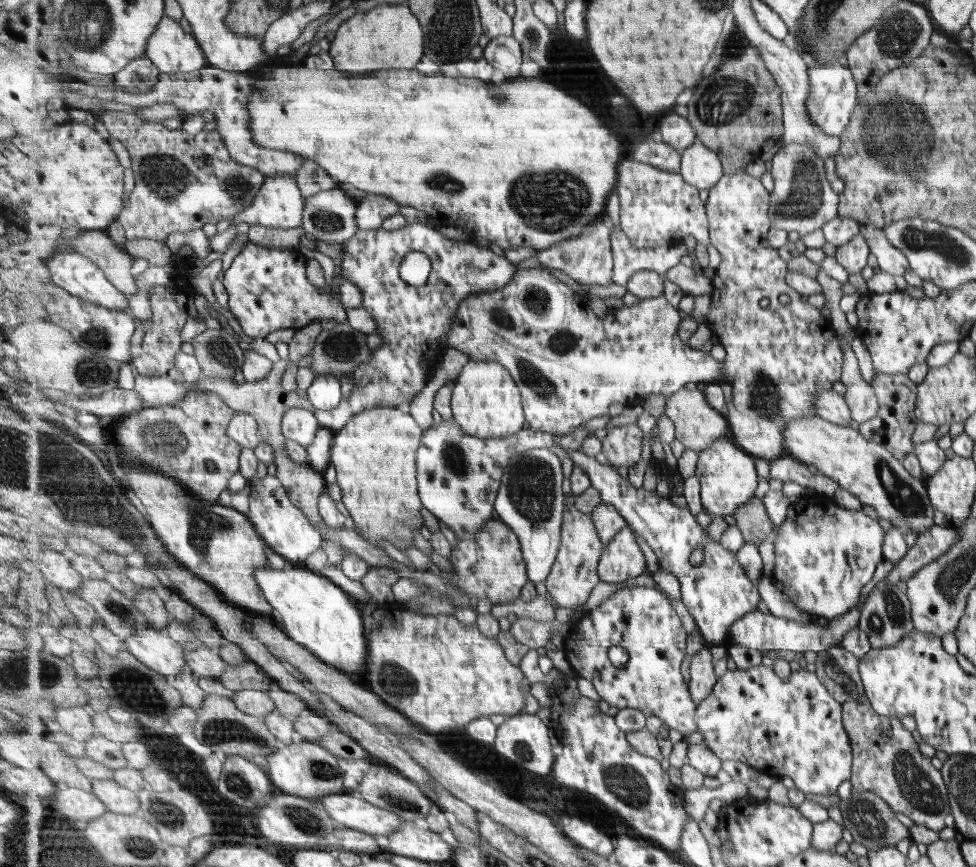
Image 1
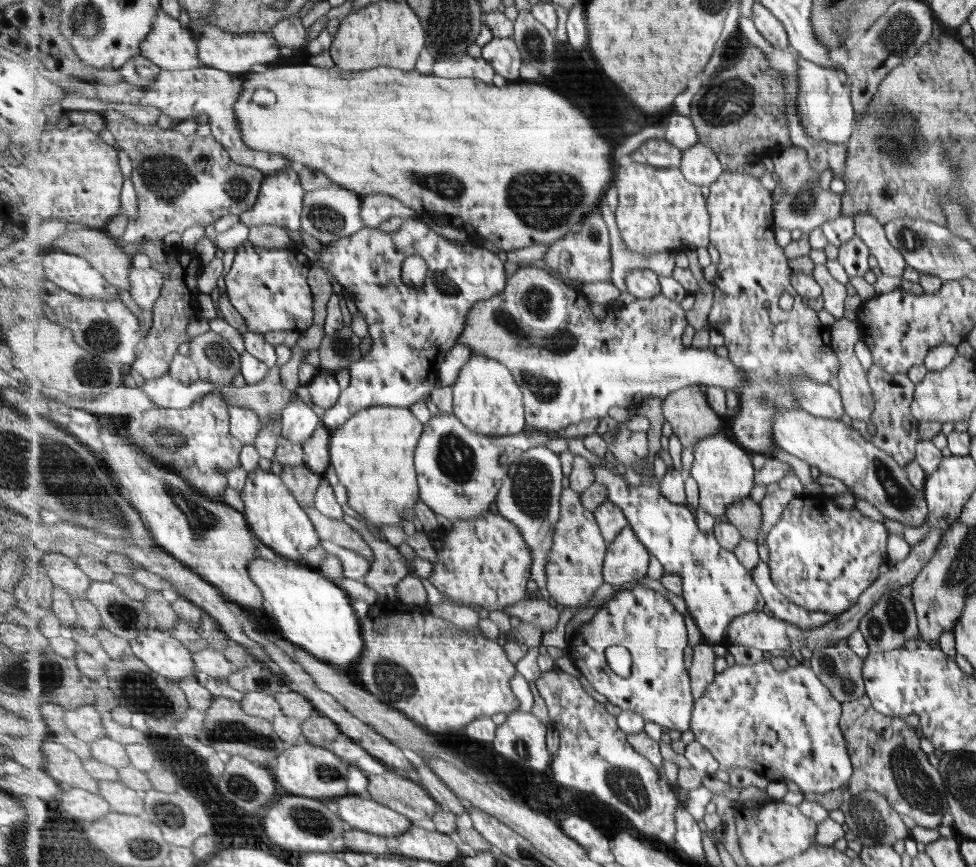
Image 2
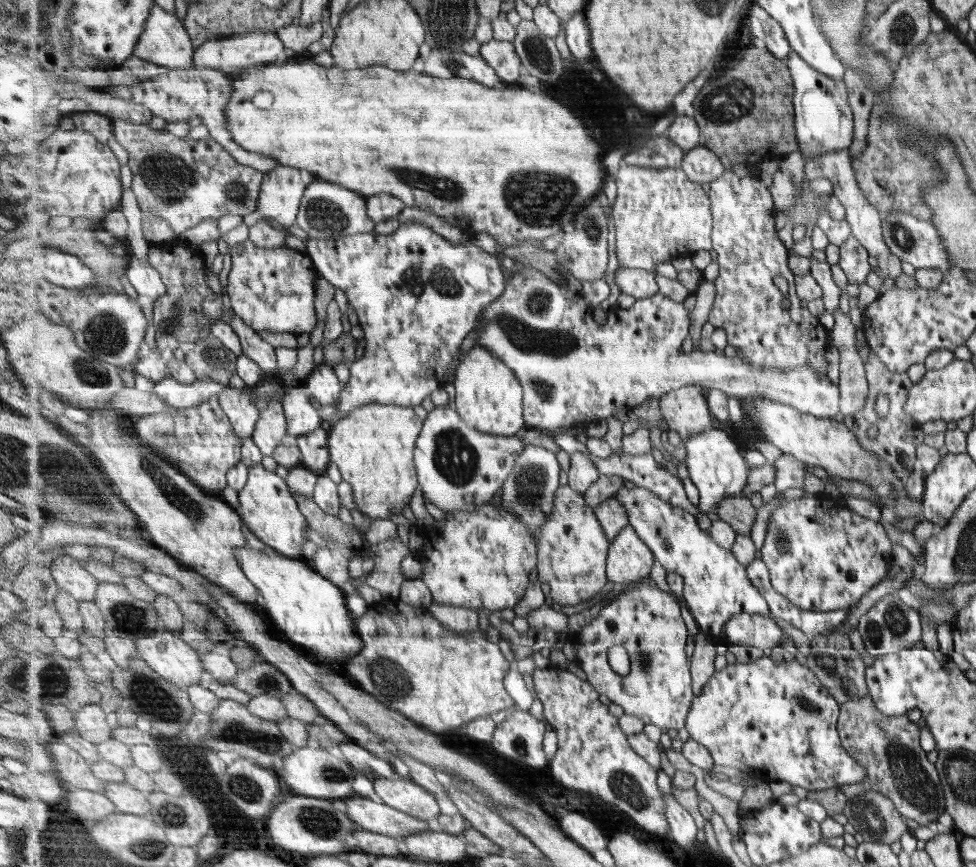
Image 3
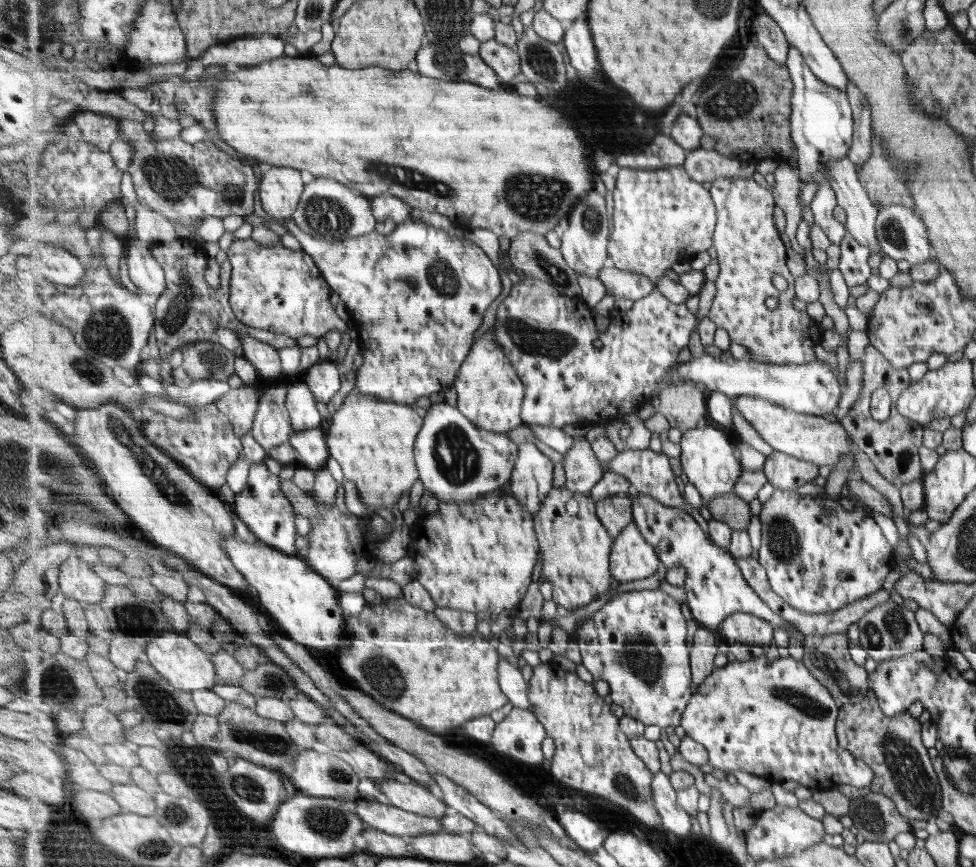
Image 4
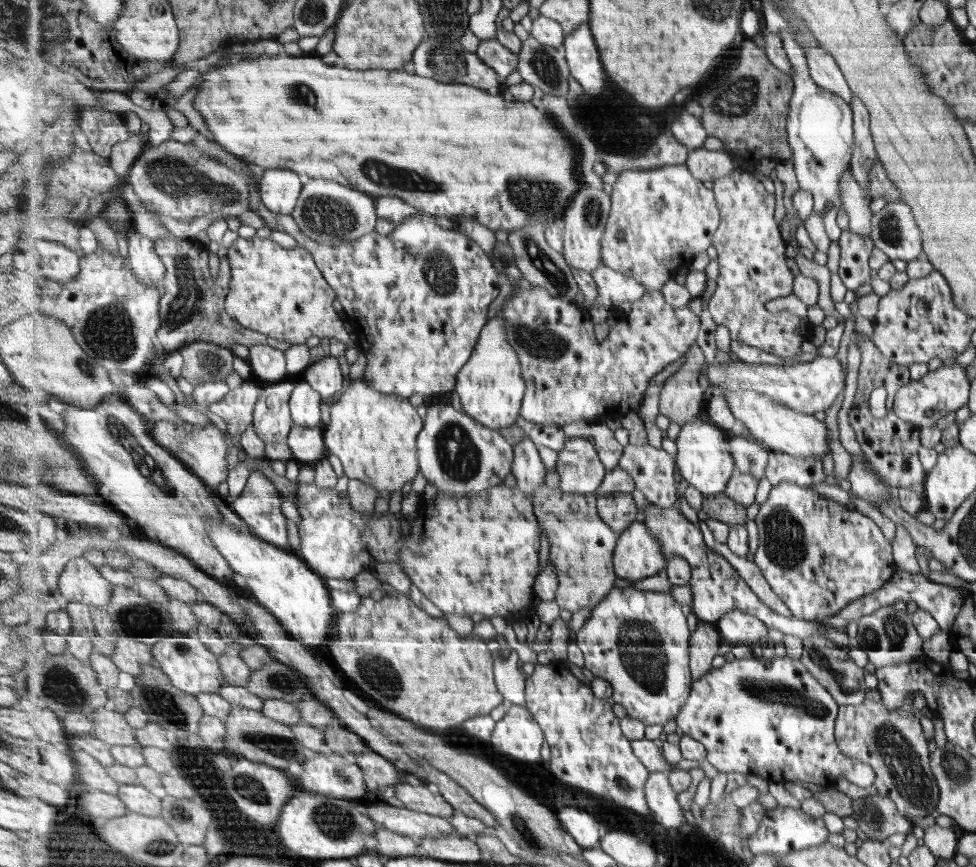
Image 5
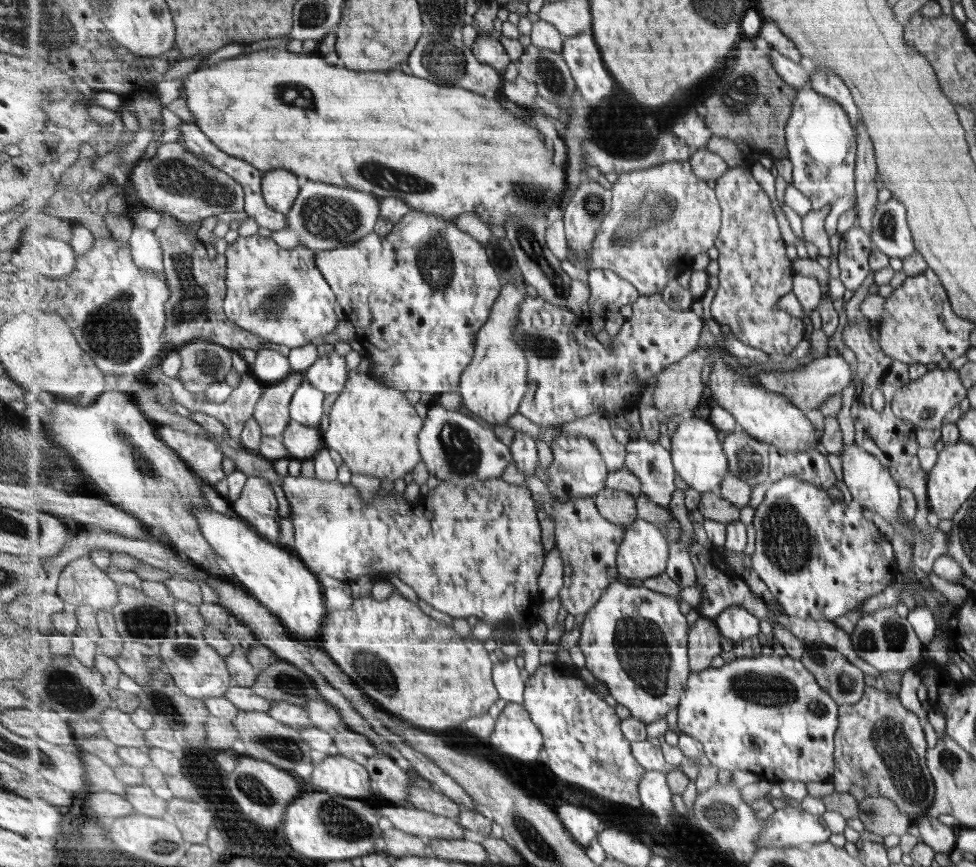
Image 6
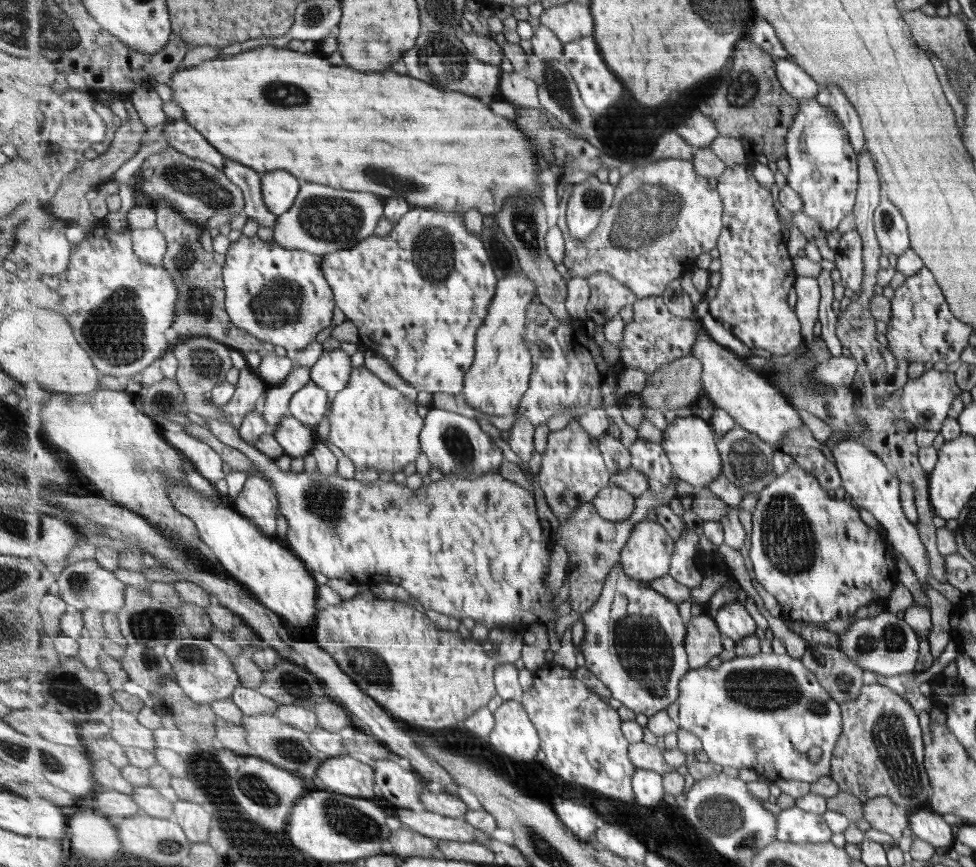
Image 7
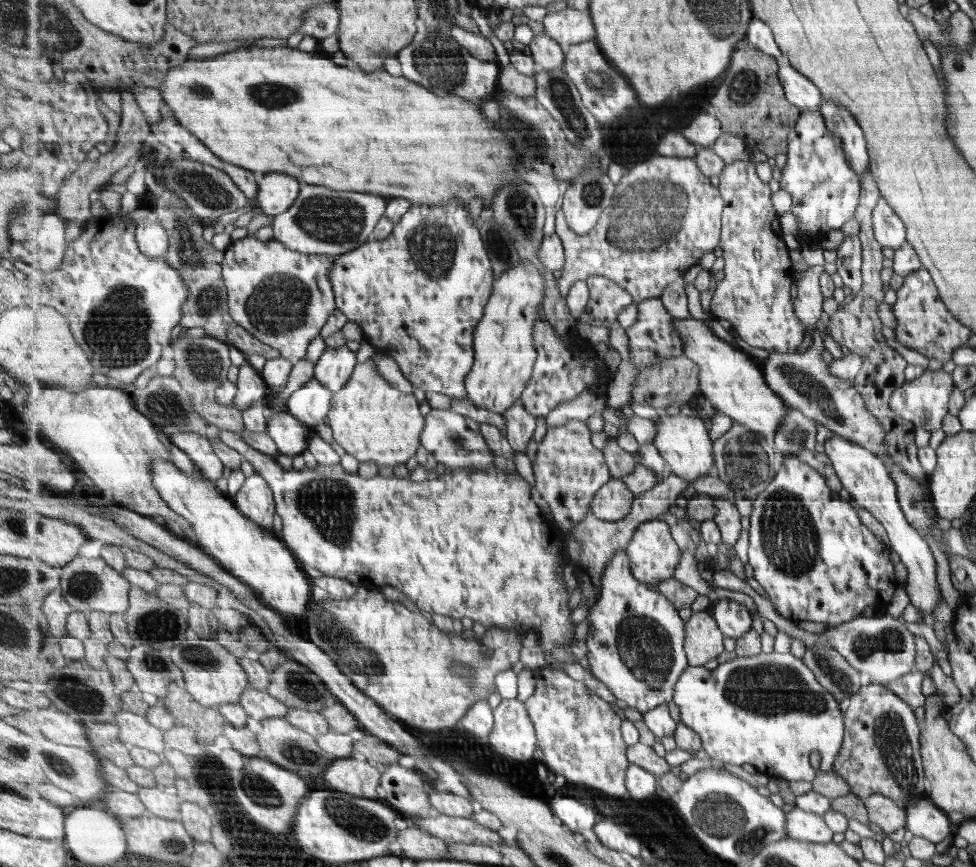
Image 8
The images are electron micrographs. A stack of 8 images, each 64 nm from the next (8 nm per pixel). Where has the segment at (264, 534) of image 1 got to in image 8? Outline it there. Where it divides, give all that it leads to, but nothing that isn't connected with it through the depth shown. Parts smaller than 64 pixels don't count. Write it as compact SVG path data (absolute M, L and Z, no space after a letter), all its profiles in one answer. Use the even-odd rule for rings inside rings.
M255 472L246 478L243 488L232 499L244 516L273 532L273 520L278 513L276 498L272 486L261 474Z

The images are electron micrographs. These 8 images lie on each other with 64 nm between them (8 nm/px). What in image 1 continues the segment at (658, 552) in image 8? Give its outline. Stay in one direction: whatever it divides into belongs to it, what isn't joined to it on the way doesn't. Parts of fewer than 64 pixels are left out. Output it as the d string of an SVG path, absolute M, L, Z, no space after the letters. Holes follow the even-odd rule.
M628 525L604 548L598 576L604 583L617 584L645 574L645 567L645 556Z

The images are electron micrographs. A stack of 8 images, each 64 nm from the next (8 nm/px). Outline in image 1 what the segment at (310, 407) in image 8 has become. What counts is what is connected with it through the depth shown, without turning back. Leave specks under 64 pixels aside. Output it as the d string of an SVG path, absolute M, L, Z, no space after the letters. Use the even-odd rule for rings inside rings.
M293 408L287 410L282 420L282 431L288 442L298 442L308 447L321 429L321 424L311 410L305 408Z

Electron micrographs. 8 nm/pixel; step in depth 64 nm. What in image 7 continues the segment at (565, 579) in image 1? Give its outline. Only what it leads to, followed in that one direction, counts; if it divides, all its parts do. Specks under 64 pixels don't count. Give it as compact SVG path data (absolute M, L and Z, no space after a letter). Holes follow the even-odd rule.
M673 478L665 490L655 492L655 490L647 489L641 496L636 497L635 514L624 522L612 522L602 518L591 501L585 502L581 508L577 509L576 514L570 514L564 522L559 524L556 542L565 549L568 557L567 579L570 585L568 601L572 610L584 615L593 608L593 605L602 596L609 574L620 562L621 552L627 545L633 528L639 522L648 520L647 513L653 508L655 510L655 506L668 505L673 496L678 496L675 492L675 481Z

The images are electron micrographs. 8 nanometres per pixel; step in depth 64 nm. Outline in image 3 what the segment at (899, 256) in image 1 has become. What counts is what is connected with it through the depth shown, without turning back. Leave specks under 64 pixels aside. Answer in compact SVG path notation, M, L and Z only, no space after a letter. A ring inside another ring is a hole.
M850 148L831 151L831 153L821 155L821 157L809 159L806 163L806 172L810 180L825 177L825 179L833 183L833 193L841 199L841 203L845 205L847 210L846 220L851 226L852 235L857 237L867 247L869 254L876 258L877 268L880 268L882 276L891 278L899 276L901 274L901 261L885 245L885 241L881 237L881 225L879 225L881 219L879 218L878 212L873 208L872 204L869 204L867 196L859 189L859 184L855 179L856 175L853 171L854 166Z

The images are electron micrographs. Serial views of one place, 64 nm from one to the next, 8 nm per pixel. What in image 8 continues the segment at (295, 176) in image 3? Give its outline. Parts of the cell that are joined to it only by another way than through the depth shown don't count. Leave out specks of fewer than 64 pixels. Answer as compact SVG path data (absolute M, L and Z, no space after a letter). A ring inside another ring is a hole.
M254 172L253 175L257 187L257 200L253 202L247 199L245 208L227 212L219 216L214 223L222 226L233 223L239 215L251 211L255 204L259 205L265 214L276 217L287 212L300 196L301 181L289 174Z

